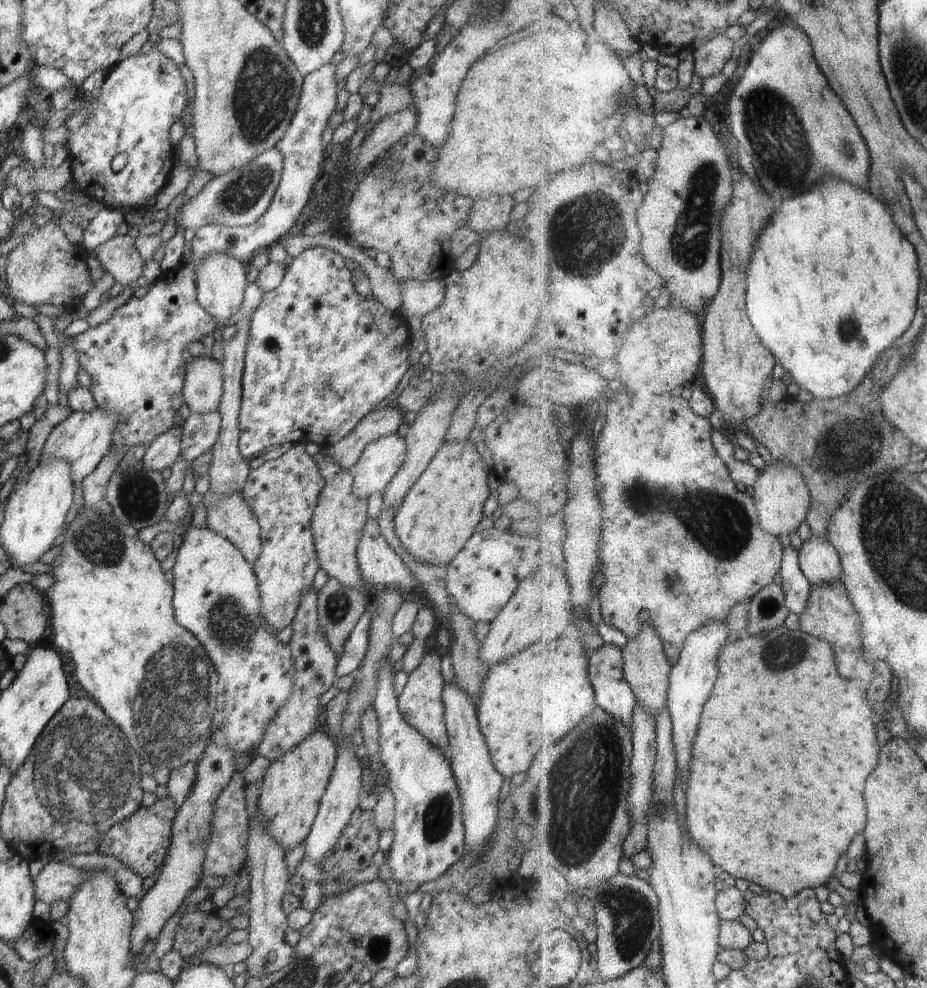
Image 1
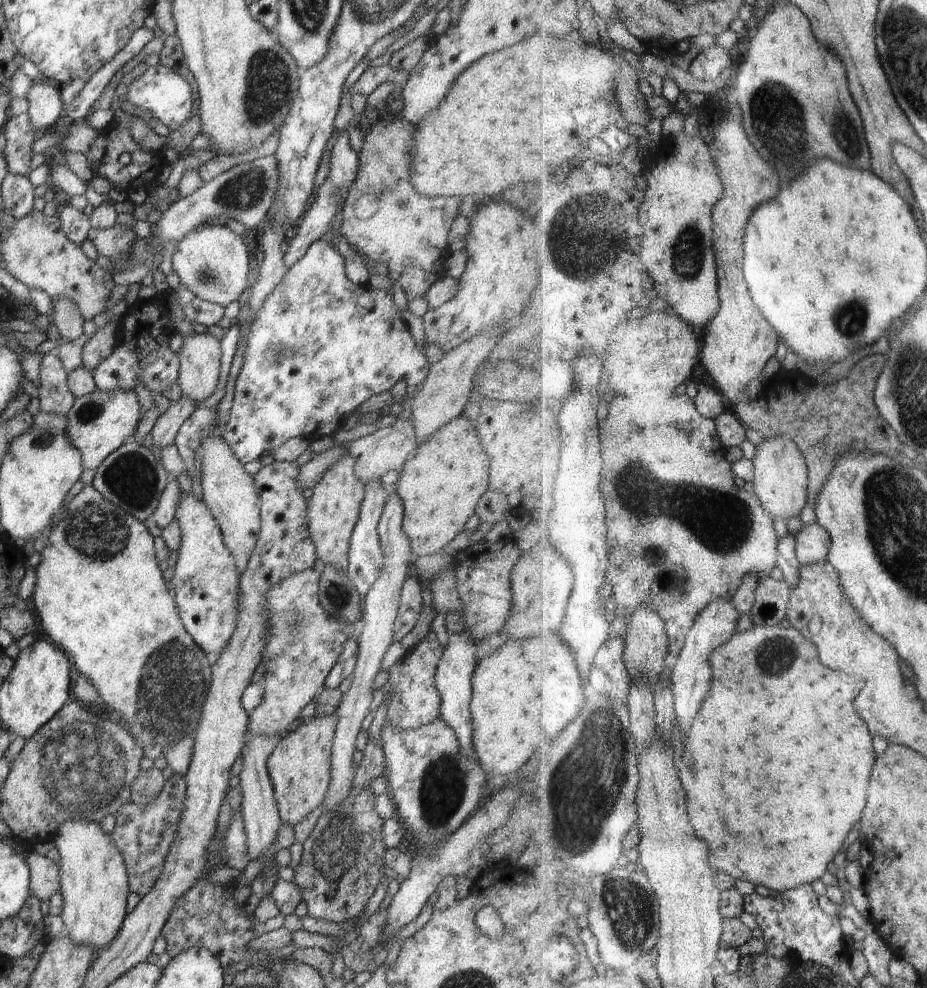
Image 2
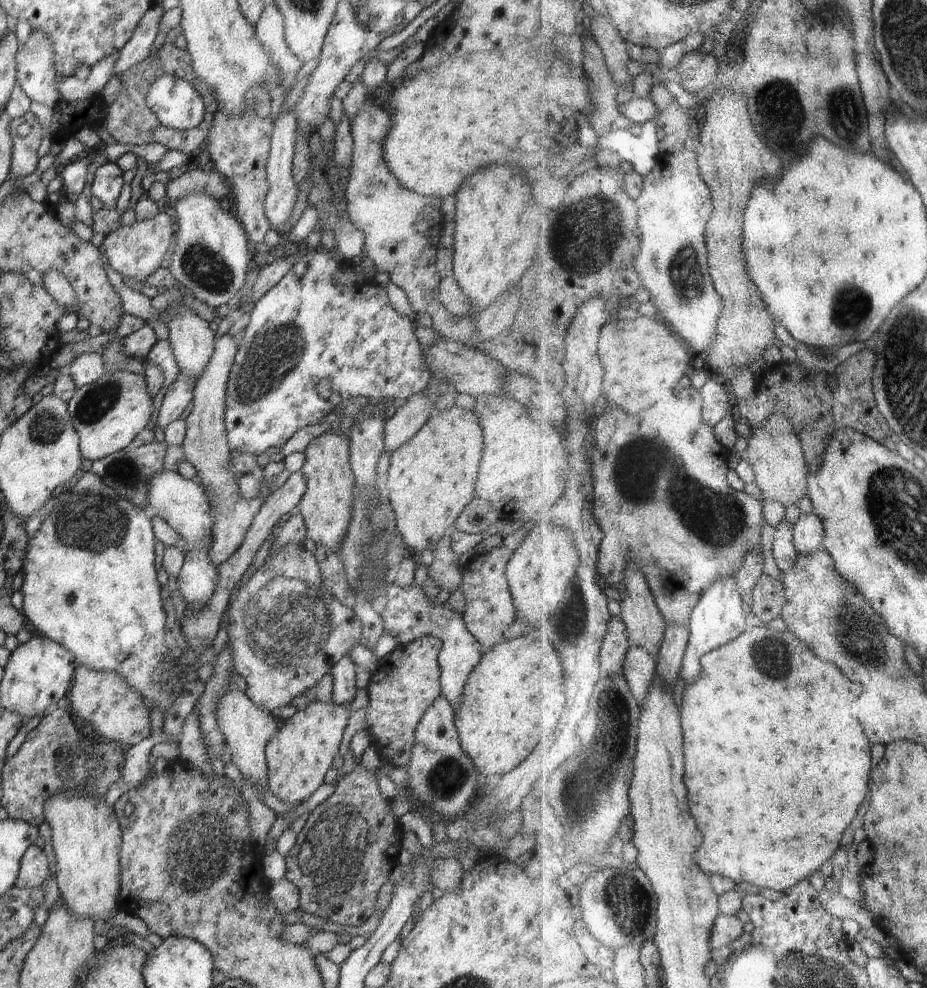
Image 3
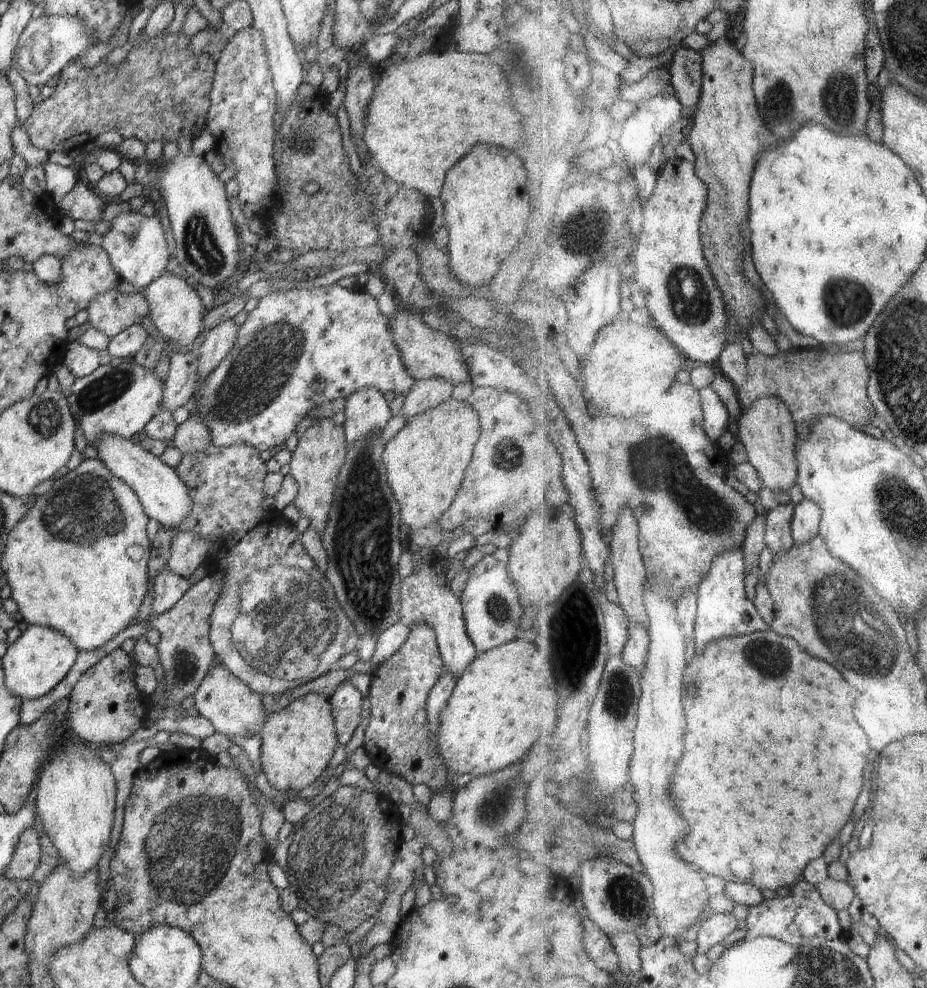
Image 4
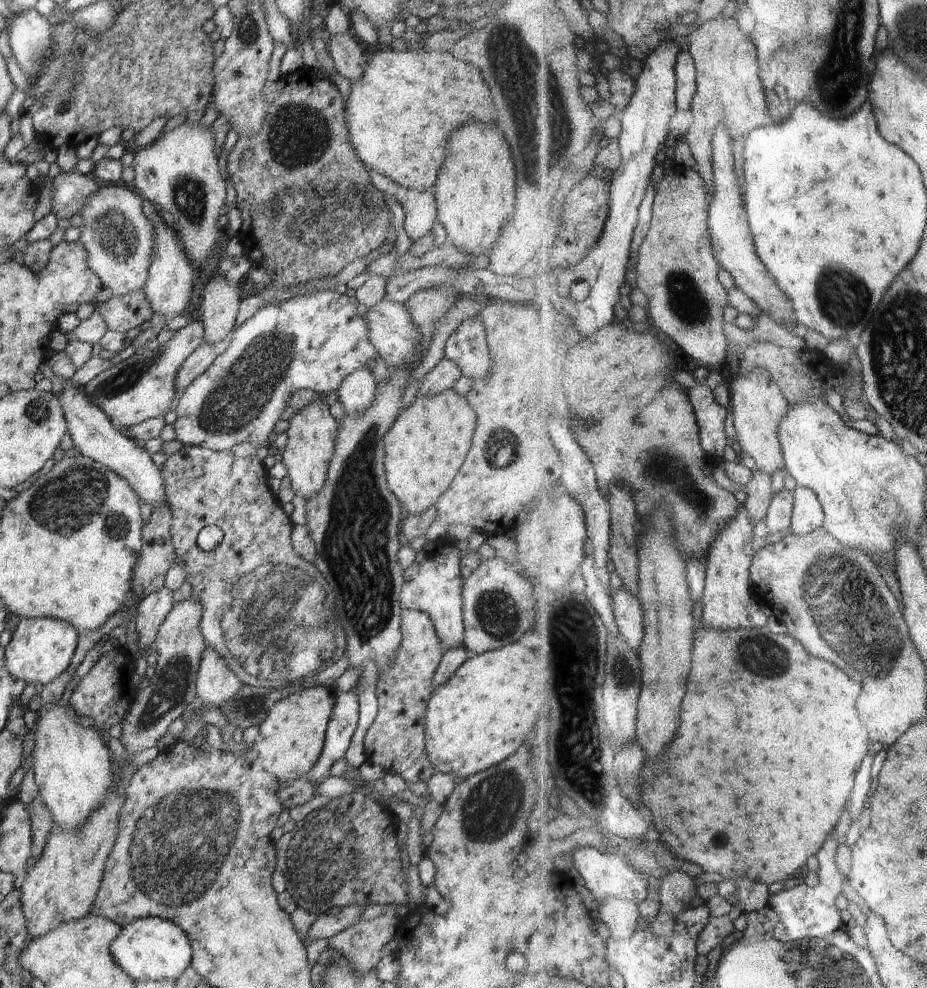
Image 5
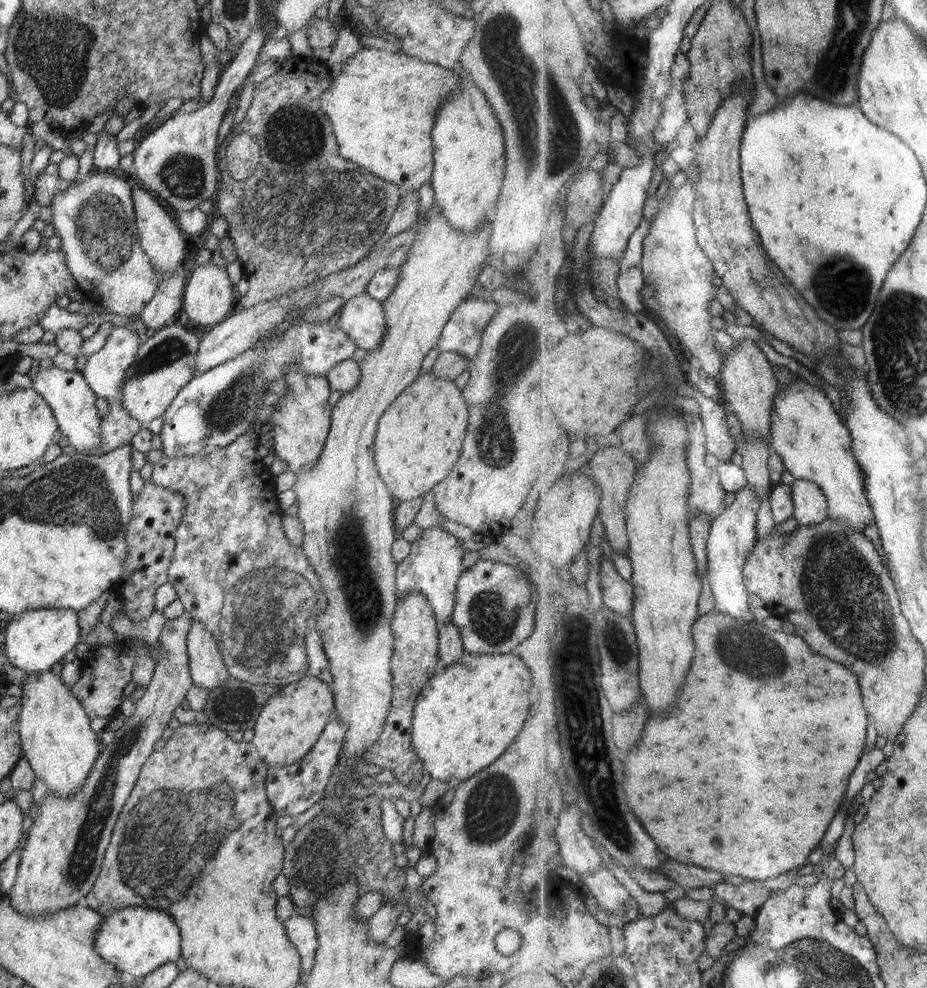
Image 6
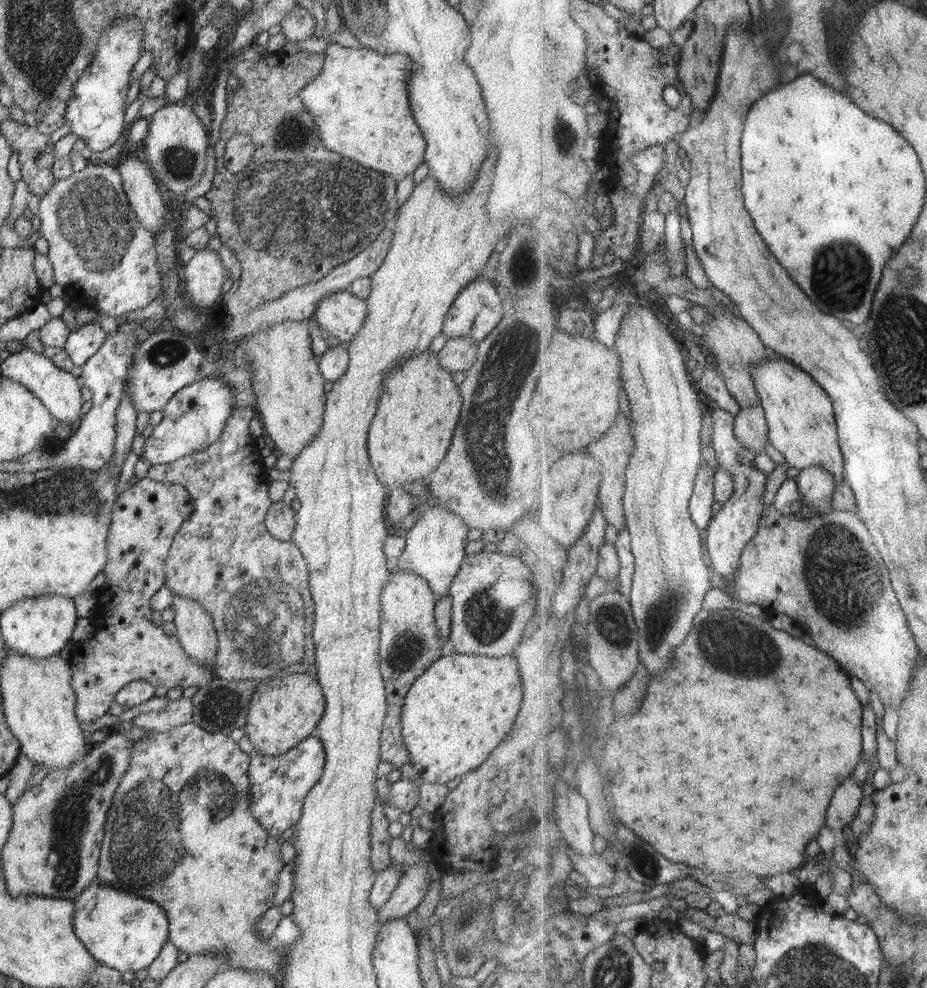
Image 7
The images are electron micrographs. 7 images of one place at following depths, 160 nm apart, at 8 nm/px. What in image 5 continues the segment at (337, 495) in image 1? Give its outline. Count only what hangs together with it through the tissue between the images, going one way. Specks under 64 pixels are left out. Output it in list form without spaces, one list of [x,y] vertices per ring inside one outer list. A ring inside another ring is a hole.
[[[320,398],[310,402],[288,420],[288,442],[284,446],[283,463],[288,469],[292,492],[305,500],[316,496],[326,482],[330,460],[334,456],[339,423],[330,414],[329,405]]]

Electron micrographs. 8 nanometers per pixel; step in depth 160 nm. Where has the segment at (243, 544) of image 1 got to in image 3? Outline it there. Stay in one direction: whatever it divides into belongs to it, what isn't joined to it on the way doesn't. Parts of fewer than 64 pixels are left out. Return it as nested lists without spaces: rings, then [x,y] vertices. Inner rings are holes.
[[[228,334],[216,338],[216,348],[214,354],[210,356],[206,372],[202,372],[202,378],[195,382],[192,412],[186,418],[186,436],[182,442],[184,459],[196,469],[196,481],[207,493],[209,500],[214,503],[215,523],[213,524],[214,542],[210,548],[212,564],[219,566],[230,559],[240,546],[252,520],[264,505],[264,498],[260,495],[257,498],[242,498],[236,476],[234,473],[234,462],[230,462],[232,450],[228,447],[226,426],[225,426],[225,406],[226,406],[226,386],[230,374],[230,368],[234,364],[237,345],[234,338]]]

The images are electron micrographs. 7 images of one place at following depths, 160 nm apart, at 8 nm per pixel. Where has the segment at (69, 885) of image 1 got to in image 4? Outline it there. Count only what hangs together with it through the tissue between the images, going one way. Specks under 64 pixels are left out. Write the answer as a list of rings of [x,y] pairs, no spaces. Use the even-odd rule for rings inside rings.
[[[27,830],[20,836],[20,842],[16,844],[14,858],[4,872],[4,878],[10,881],[32,879],[41,856],[39,835],[35,830]]]

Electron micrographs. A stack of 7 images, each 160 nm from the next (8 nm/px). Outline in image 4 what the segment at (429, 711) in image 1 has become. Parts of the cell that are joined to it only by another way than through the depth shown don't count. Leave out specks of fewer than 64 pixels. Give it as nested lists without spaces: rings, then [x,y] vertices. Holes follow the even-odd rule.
[[[414,624],[402,647],[370,674],[369,700],[372,710],[370,710],[370,724],[364,732],[363,748],[376,768],[390,775],[399,776],[412,786],[418,784],[428,786],[435,793],[446,787],[447,769],[443,766],[437,748],[430,740],[426,702],[429,693],[445,670],[435,633],[426,624]]]

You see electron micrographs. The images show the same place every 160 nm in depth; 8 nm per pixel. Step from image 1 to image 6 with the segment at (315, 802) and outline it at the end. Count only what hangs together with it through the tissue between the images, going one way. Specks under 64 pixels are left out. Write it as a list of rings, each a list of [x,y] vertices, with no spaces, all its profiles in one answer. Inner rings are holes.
[[[305,676],[288,684],[261,708],[251,744],[267,767],[284,768],[300,762],[316,746],[335,710],[333,694],[317,677]]]

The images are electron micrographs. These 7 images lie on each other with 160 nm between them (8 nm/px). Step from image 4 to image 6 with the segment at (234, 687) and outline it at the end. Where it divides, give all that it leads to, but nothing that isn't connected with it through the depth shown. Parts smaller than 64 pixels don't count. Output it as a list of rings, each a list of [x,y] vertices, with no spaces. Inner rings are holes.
[[[193,619],[192,628],[186,638],[186,647],[194,685],[210,691],[222,686],[230,678],[216,642],[204,630],[204,626]]]

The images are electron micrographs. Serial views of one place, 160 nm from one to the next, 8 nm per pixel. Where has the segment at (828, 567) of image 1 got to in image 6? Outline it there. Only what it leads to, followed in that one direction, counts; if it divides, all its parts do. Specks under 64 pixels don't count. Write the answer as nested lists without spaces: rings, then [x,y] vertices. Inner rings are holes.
[[[798,479],[792,486],[796,508],[794,518],[800,526],[816,526],[829,519],[828,498],[816,482]]]

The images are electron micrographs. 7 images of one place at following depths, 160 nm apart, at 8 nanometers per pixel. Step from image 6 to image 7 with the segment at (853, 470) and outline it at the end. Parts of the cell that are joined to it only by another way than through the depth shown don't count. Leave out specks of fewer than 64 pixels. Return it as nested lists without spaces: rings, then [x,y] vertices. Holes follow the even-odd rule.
[[[768,358],[755,368],[755,383],[761,396],[761,404],[767,412],[769,422],[769,440],[782,451],[790,464],[801,472],[812,467],[824,467],[837,478],[837,484],[846,481],[847,462],[840,444],[840,432],[836,422],[835,403],[823,387],[808,371],[800,365],[781,358]]]

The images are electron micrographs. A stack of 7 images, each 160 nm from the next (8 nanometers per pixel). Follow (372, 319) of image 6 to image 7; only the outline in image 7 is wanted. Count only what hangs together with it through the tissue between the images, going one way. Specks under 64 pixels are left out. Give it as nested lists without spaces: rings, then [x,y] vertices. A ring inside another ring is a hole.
[[[346,290],[321,298],[313,318],[320,329],[349,343],[360,332],[366,313],[366,303]]]

